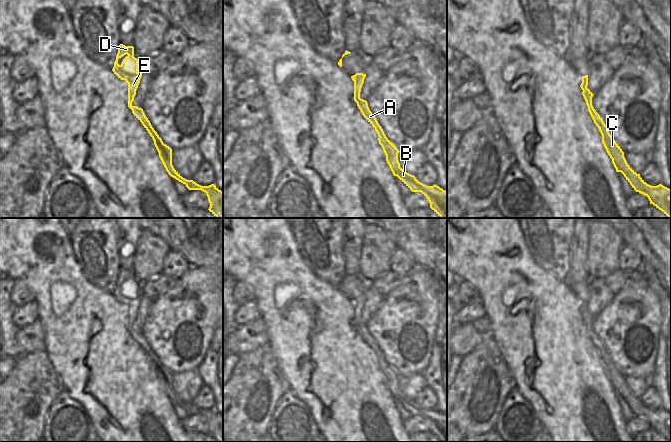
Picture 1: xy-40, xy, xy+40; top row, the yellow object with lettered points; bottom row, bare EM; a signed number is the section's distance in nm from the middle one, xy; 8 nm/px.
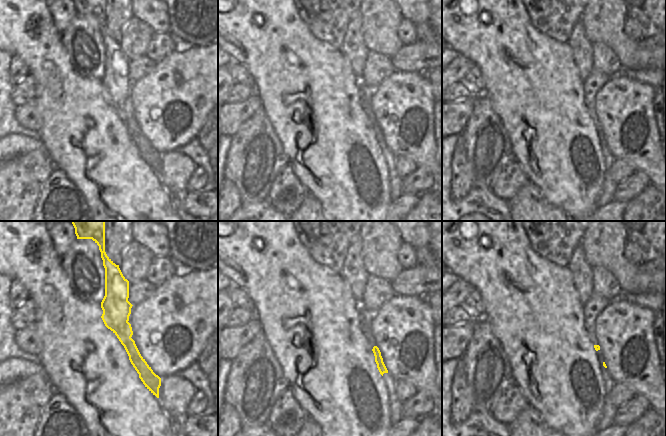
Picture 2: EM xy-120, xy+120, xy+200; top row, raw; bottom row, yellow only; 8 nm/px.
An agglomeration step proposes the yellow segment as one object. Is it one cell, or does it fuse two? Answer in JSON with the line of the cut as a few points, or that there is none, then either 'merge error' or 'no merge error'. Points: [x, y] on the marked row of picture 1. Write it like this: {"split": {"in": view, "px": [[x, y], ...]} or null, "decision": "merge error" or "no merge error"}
{"split": {"in": "xy-40", "px": [[156, 132], [156, 138], [161, 145], [159, 152]]}, "decision": "merge error"}

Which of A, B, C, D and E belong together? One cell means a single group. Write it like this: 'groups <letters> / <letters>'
groups A / B C D E

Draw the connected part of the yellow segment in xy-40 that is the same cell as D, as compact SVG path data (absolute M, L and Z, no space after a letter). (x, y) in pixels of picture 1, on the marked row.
M119 45L112 71L128 83L128 107L132 109L132 102L142 77L142 74L138 73L138 59L134 57L133 46Z

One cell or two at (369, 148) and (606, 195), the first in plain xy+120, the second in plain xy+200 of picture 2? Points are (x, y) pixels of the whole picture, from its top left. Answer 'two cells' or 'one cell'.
two cells

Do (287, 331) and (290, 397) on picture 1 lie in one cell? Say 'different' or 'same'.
different

